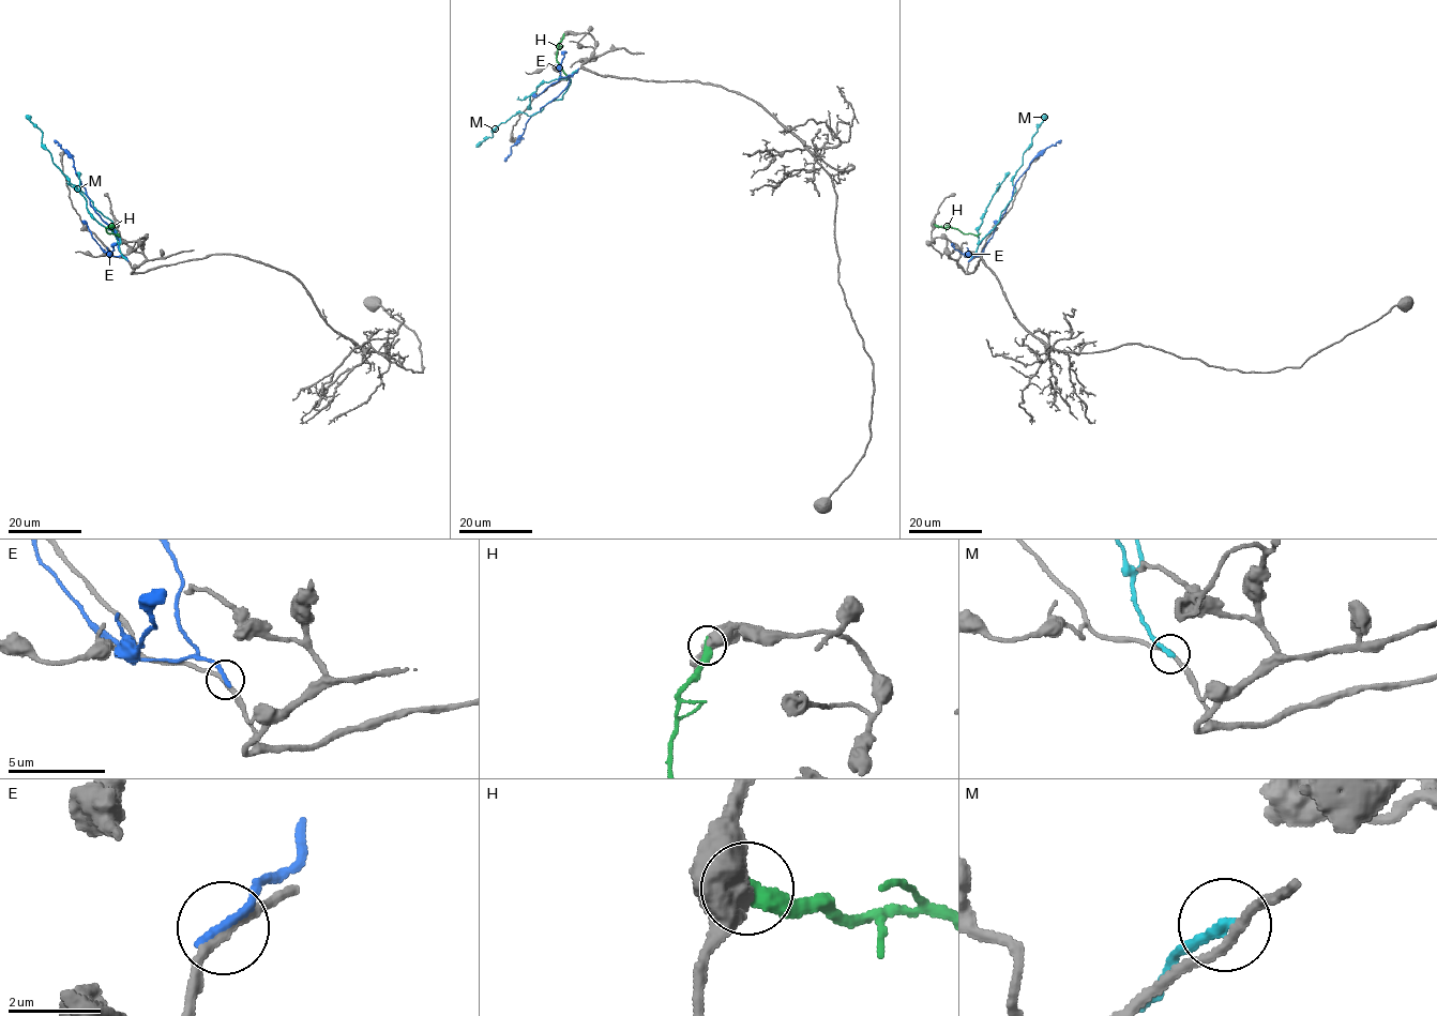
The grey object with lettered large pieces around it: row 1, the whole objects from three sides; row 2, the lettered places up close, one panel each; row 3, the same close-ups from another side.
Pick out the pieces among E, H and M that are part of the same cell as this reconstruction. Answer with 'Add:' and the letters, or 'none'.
Add: none

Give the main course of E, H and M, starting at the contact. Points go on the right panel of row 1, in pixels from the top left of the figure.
E: (970, 259), (982, 239), (995, 226), (1009, 205), (1013, 186), (1029, 163), (1047, 147), (1061, 140)
H: (935, 225), (968, 233), (981, 232)
M: (970, 259), (1015, 193), (1012, 177), (1045, 115)

